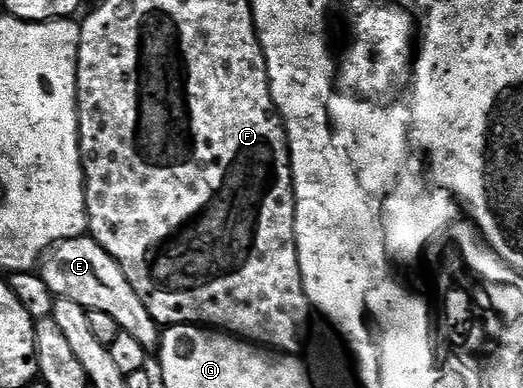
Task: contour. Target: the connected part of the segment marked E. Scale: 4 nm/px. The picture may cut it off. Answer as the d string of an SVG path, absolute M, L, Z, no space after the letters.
M89 234L77 236L55 244L40 261L40 275L50 293L57 299L76 302L79 306L84 306L87 312L110 315L111 318L116 318L120 331L124 334L132 334L132 338L136 338L136 342L140 342L140 346L144 346L147 350L157 349L160 326L154 321L152 314L148 314L148 306L144 306L144 302L140 302L140 294L136 294L136 290L132 290L132 282L128 282L128 278L124 278L124 270L120 270L120 266L112 258L112 254L108 254L108 250L104 250L98 245L93 236Z

